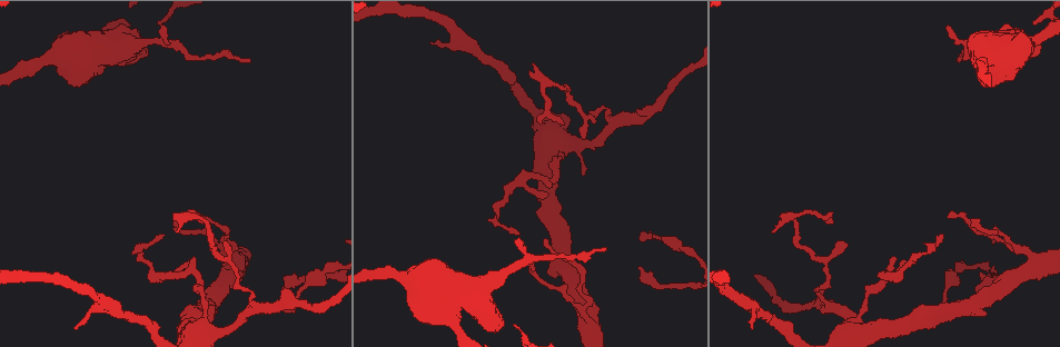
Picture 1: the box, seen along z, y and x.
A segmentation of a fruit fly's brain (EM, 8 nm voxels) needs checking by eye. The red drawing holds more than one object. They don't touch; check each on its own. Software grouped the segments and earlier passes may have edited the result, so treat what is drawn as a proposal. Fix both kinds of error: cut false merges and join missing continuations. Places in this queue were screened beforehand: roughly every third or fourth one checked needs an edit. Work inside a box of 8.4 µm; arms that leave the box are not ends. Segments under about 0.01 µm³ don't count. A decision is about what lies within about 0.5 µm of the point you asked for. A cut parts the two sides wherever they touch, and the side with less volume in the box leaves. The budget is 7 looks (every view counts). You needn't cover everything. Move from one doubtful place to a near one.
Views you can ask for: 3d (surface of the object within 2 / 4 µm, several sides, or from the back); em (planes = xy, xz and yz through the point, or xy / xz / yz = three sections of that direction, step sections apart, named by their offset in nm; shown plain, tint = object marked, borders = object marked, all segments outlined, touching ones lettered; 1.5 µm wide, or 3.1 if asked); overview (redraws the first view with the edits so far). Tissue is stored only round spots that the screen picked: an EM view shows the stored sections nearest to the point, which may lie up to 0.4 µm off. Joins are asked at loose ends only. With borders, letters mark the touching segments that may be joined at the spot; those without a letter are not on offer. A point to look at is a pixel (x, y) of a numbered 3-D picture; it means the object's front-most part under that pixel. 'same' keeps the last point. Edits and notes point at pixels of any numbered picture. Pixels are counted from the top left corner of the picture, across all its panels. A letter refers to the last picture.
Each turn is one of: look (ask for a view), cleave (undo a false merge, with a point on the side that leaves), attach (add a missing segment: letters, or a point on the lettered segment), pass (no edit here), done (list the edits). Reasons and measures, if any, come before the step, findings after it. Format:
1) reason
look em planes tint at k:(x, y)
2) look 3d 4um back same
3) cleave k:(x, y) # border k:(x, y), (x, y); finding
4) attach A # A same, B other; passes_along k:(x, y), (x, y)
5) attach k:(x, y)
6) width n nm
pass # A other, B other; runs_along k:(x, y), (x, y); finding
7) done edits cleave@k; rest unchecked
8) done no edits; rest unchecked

branch stops here
look em planes tint at 1:(1035, 56)

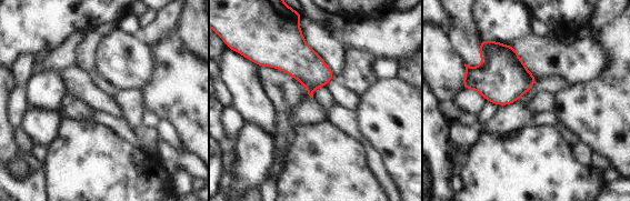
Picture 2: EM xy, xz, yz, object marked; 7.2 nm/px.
see the neighbours
look em planes borders same

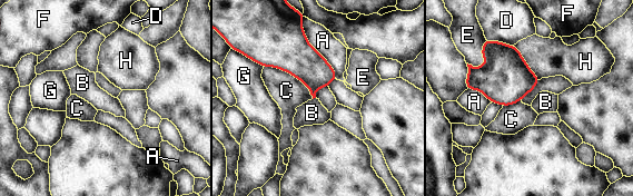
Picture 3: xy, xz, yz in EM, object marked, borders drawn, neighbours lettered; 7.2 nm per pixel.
pass # A other, B other, C other, D other, E other, F other, G other, H other; border 3:(264, 66), (289, 72), (313, 98); no lettered segment goes on from it

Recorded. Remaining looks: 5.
sudden change in width
look em planes borders at 1:(219, 244)

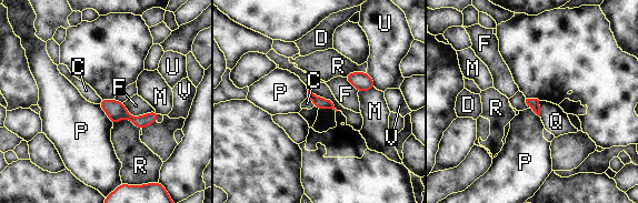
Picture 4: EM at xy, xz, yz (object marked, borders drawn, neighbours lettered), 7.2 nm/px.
pass # C other, D other, F other, M other, P other, Q other, R other, U other, V other; runs_along 4:(101, 102), (133, 120), (156, 113); continuous, no second neuron

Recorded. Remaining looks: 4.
thin end
look 3d 4um at 1:(603, 250)

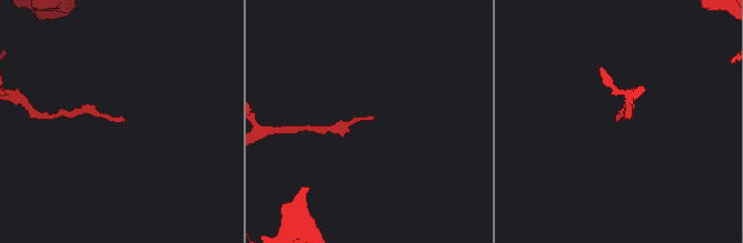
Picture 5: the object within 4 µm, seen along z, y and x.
look em planes borders at 5:(123, 121)

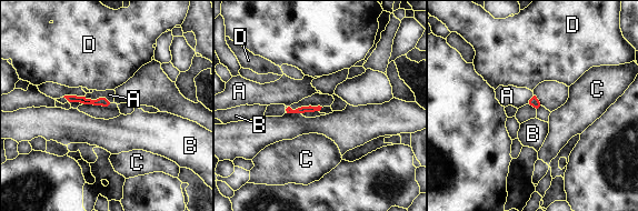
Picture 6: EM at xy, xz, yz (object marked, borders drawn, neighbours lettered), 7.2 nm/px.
pass # A other, B other, C other, D other; border 6:(85, 97), (106, 98), (110, 102); no lettered segment goes on from it

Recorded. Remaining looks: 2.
done no edits; rest unchecked

